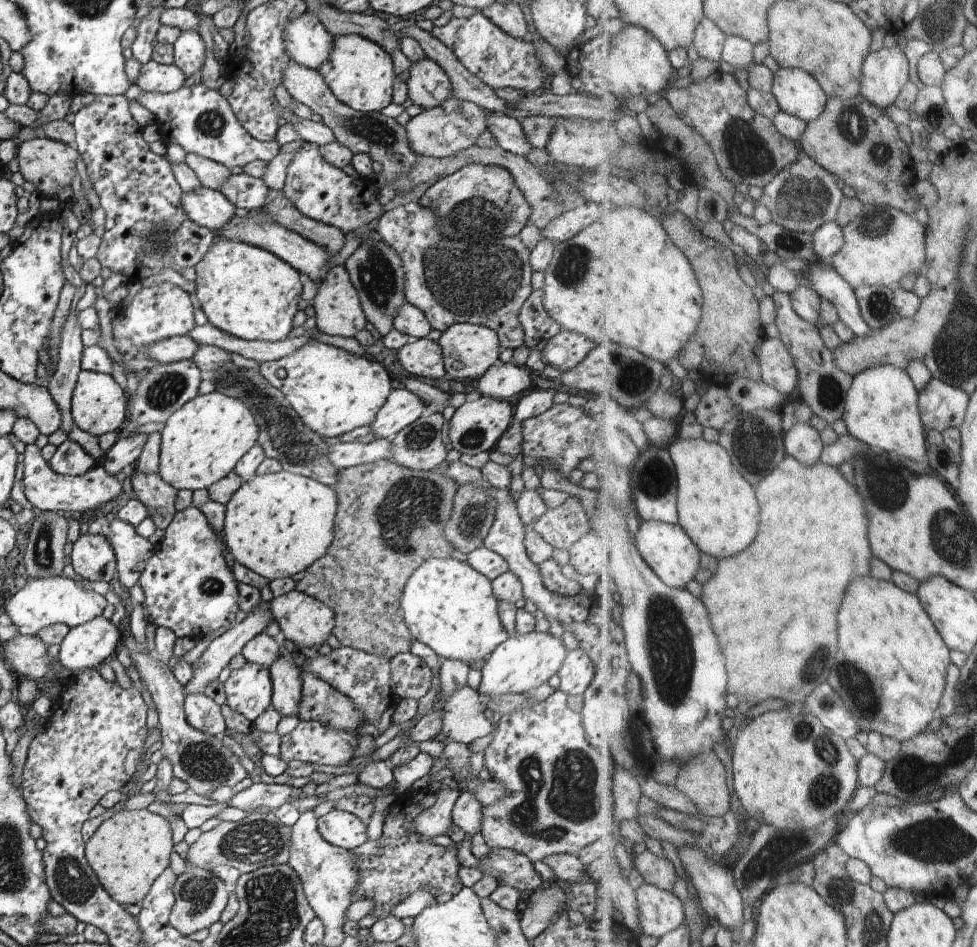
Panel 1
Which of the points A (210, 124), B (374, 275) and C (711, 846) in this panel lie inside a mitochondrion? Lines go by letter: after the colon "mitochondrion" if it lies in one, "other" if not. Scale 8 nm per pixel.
A: mitochondrion
B: mitochondrion
C: other

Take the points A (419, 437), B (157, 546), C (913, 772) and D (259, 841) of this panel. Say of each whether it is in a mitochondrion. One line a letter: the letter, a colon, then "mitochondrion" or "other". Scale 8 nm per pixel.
A: mitochondrion
B: other
C: mitochondrion
D: mitochondrion

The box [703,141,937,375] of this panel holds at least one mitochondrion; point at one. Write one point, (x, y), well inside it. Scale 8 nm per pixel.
(805, 199)

